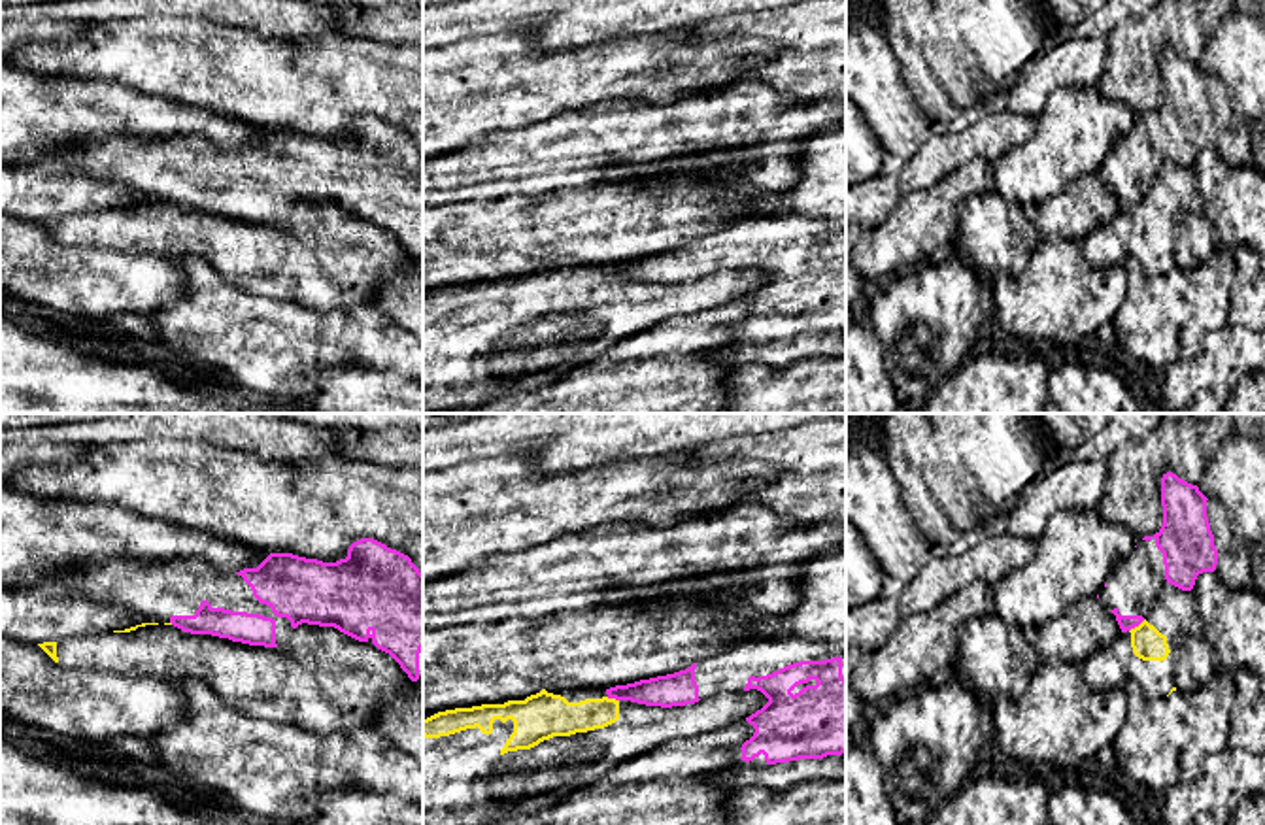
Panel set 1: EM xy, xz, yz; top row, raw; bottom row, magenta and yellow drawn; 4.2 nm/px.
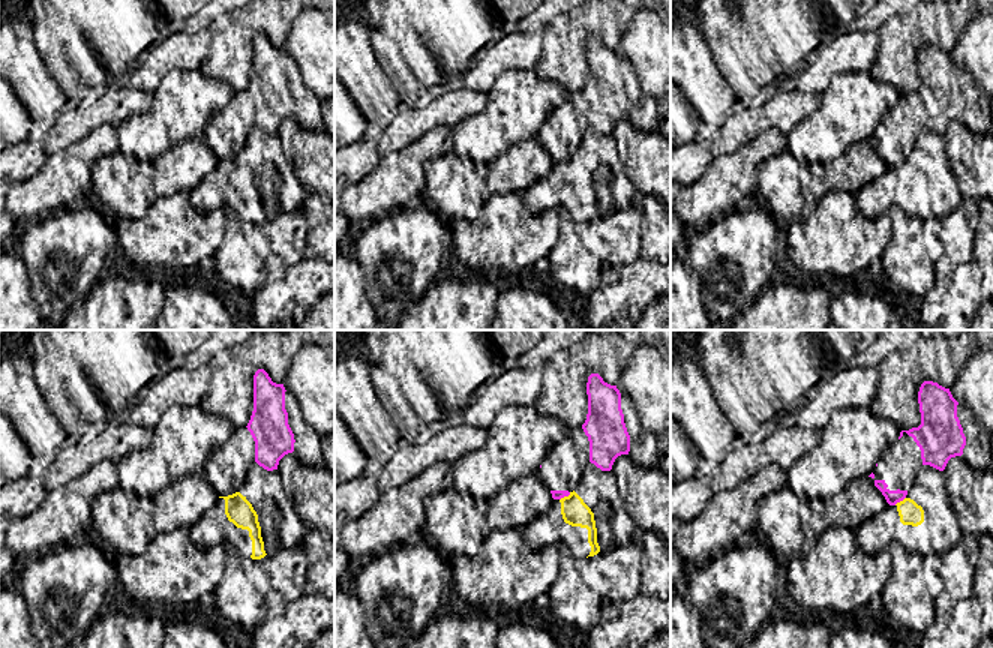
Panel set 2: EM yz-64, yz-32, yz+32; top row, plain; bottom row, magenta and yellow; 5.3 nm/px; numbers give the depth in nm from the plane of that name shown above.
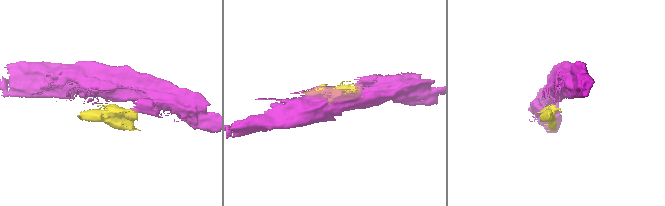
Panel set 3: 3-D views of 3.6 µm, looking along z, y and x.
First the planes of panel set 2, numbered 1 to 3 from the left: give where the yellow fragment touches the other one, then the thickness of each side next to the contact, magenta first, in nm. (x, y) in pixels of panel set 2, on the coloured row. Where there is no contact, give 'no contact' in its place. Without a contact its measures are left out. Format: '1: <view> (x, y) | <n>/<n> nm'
1: no contact
2: yz-32 (564, 495) | 50/150 nm
3: yz+32 (899, 501) | 80/120 nm

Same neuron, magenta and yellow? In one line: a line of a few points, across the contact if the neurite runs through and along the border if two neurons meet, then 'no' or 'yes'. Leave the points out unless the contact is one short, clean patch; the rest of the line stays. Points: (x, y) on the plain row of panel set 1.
line yz (1145, 197), (1130, 208); no

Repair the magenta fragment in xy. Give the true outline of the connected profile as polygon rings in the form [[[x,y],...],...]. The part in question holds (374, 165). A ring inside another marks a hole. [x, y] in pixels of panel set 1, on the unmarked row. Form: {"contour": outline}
{"contour": [[[374,115],[353,119],[347,134],[336,140],[270,130],[257,145],[227,151],[200,134],[153,142],[111,138],[74,147],[62,159],[74,168],[123,181],[145,200],[172,200],[183,210],[249,223],[281,225],[302,200],[334,204],[389,230],[423,264],[423,151],[408,132]]]}

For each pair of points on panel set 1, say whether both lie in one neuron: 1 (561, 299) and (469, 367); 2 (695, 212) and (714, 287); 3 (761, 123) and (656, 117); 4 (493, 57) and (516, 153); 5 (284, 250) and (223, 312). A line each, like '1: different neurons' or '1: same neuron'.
1: same neuron
2: different neurons
3: same neuron
4: different neurons
5: different neurons

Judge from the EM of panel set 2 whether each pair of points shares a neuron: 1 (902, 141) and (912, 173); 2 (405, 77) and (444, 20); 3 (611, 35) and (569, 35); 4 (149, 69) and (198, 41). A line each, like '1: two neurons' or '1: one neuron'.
1: two neurons
2: one neuron
3: one neuron
4: one neuron

